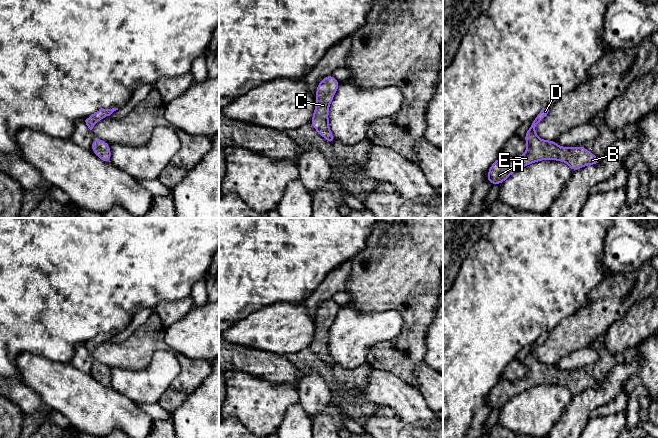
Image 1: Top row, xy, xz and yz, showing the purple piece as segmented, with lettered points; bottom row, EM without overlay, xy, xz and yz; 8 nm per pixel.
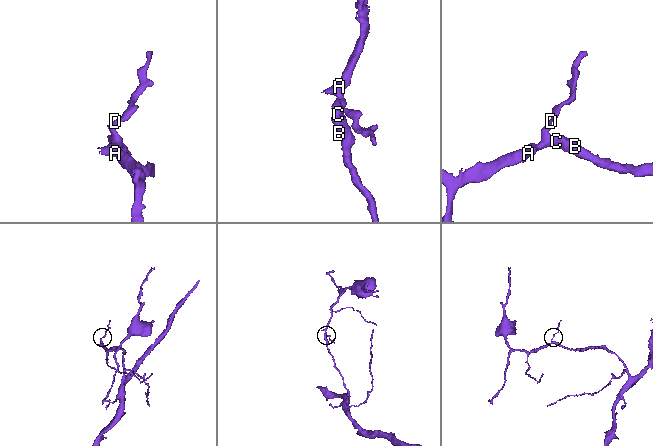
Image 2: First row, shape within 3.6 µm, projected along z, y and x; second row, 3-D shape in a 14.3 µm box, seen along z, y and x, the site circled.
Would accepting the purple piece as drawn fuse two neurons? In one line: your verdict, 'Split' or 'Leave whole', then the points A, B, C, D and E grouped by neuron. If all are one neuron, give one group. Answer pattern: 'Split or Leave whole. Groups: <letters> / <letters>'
Leave whole. Groups: A B C D E

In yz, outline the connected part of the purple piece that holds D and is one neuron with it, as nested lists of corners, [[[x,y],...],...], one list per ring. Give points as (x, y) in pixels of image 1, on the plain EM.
[[[549,332],[542,333],[532,344],[525,358],[527,372],[522,380],[514,382],[499,381],[489,392],[487,404],[491,409],[502,408],[510,399],[517,394],[542,384],[556,384],[568,388],[573,395],[587,389],[599,388],[599,382],[588,375],[584,370],[561,371],[556,365],[541,364],[535,351],[548,338]]]

